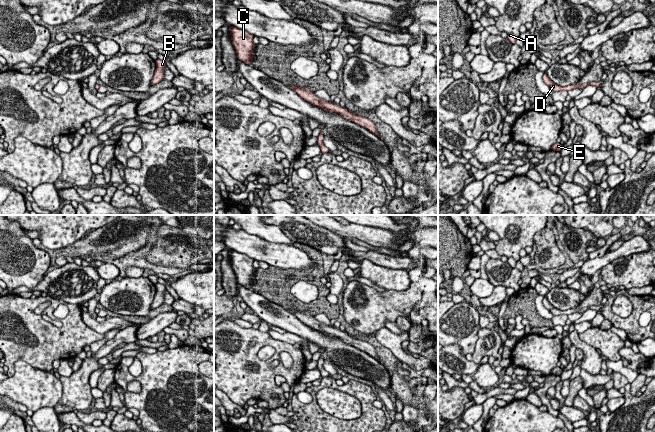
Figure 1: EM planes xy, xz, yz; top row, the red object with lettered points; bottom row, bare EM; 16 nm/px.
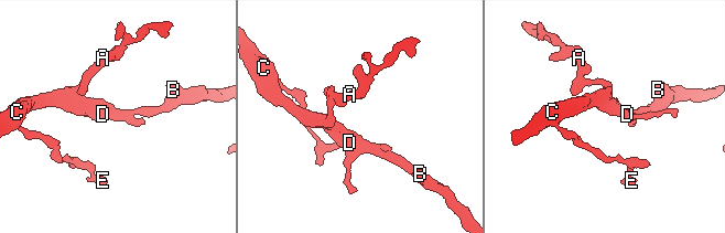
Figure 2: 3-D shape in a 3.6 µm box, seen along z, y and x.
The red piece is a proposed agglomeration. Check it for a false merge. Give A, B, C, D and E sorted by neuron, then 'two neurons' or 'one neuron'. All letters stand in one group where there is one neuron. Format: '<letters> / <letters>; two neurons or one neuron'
A B C D E; one neuron

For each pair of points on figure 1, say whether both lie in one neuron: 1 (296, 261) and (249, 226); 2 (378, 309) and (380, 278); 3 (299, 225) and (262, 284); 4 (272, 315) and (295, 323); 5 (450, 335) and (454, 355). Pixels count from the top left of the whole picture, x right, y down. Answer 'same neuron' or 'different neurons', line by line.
1: different neurons
2: different neurons
3: different neurons
4: same neuron
5: different neurons

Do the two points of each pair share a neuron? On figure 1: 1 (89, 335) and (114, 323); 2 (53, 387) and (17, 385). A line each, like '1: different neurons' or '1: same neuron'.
1: different neurons
2: same neuron

